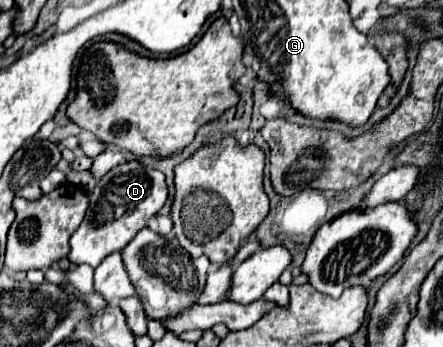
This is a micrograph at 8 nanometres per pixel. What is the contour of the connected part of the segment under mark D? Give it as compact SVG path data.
M135 160L115 166L93 188L85 218L71 236L71 250L67 258L71 260L71 264L89 264L97 268L105 256L127 246L127 242L131 242L131 238L145 226L145 222L161 210L165 200L167 184L165 176L159 170L143 168Z

